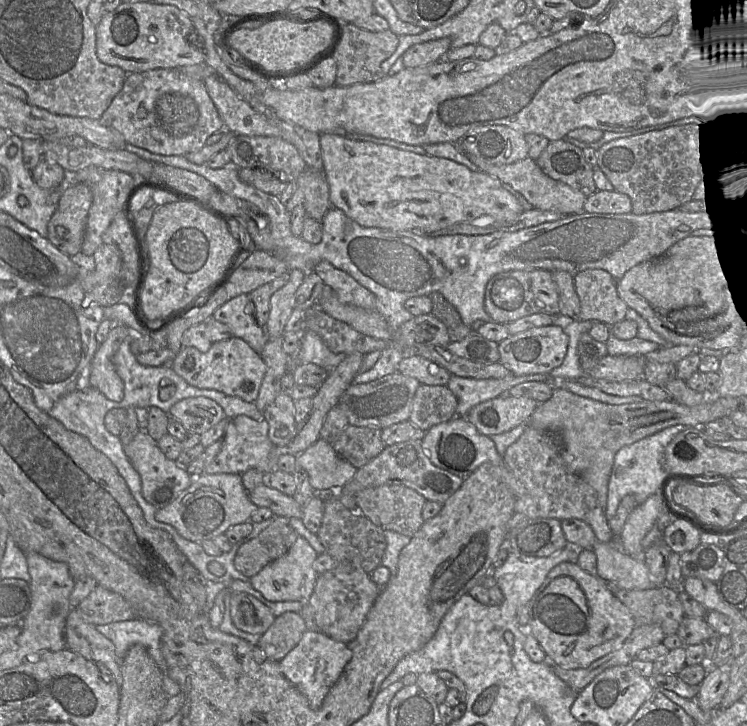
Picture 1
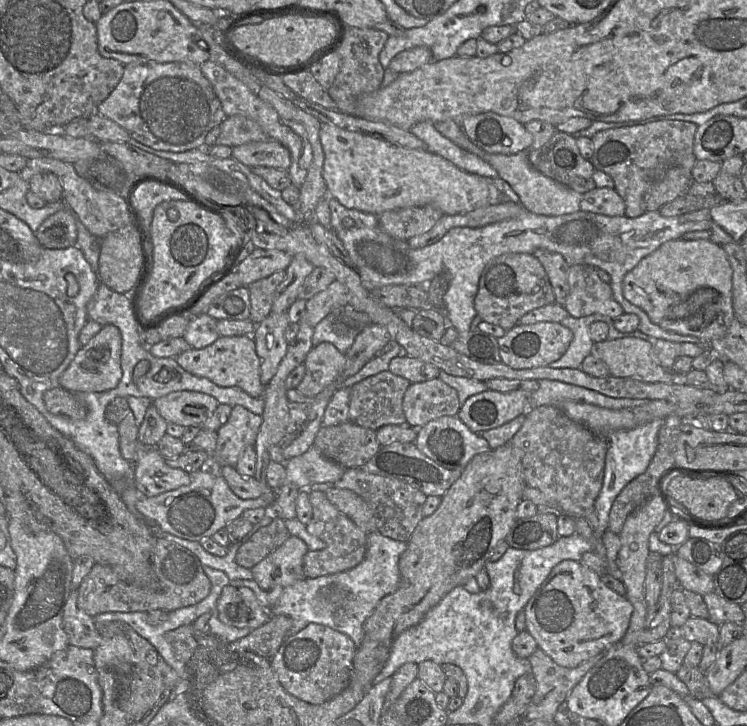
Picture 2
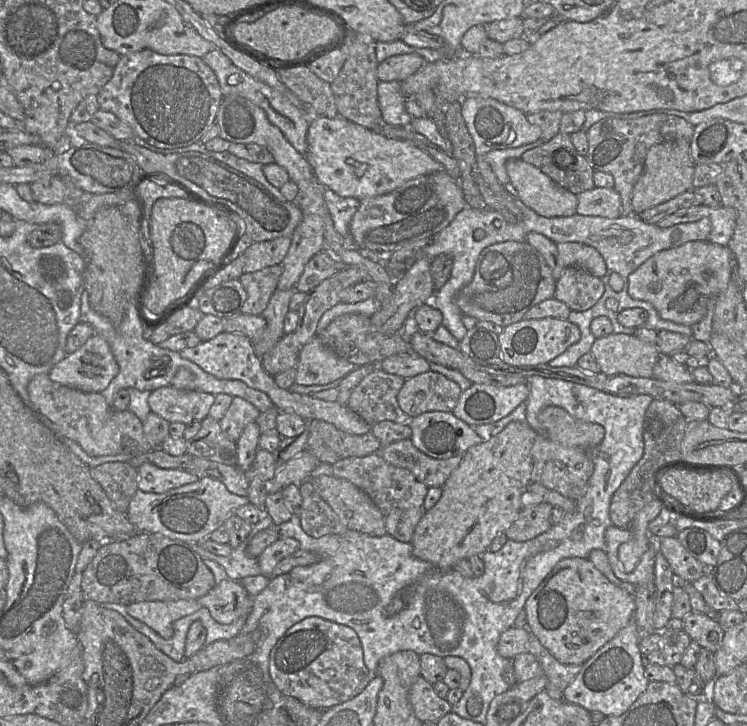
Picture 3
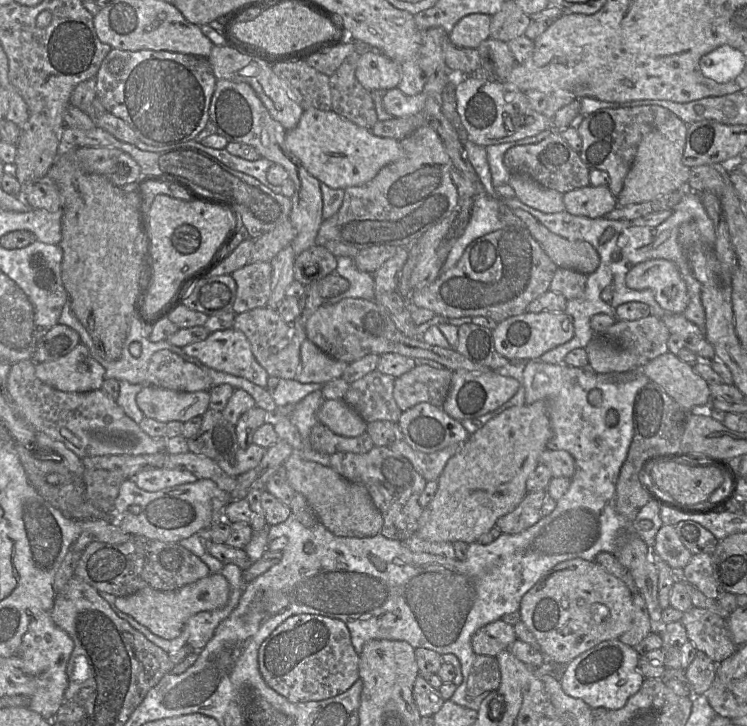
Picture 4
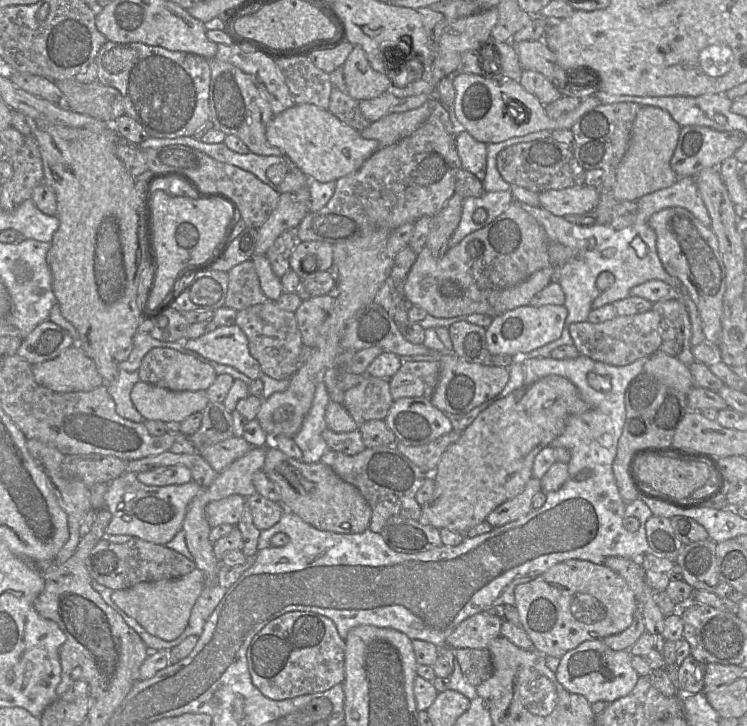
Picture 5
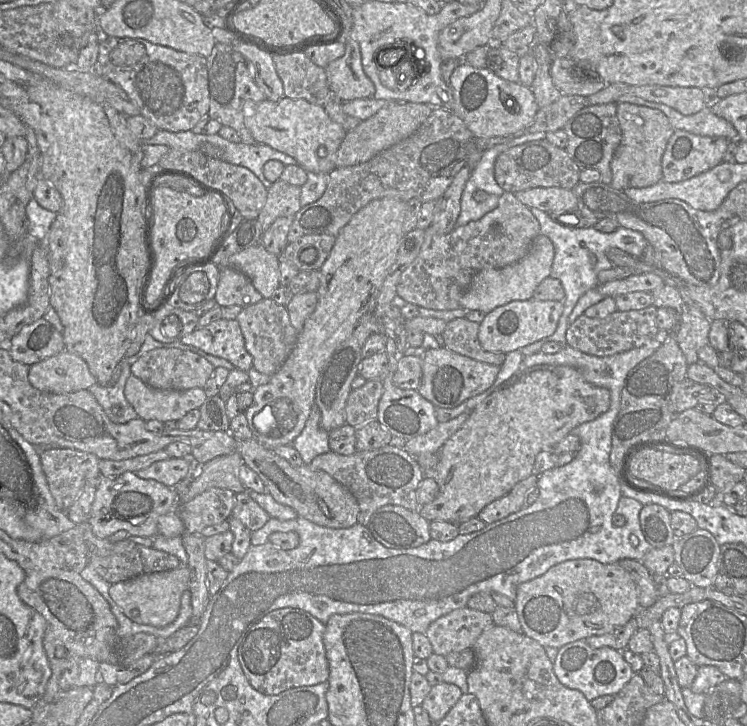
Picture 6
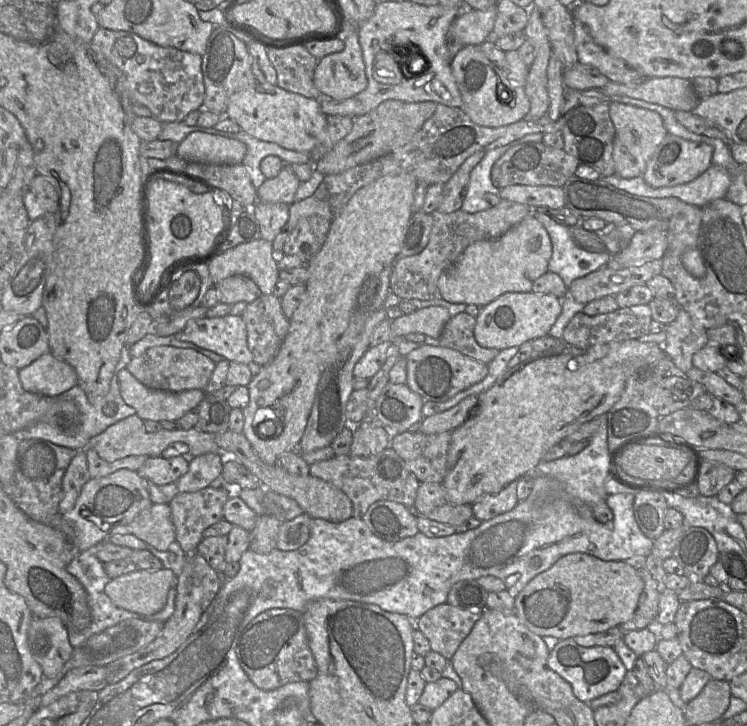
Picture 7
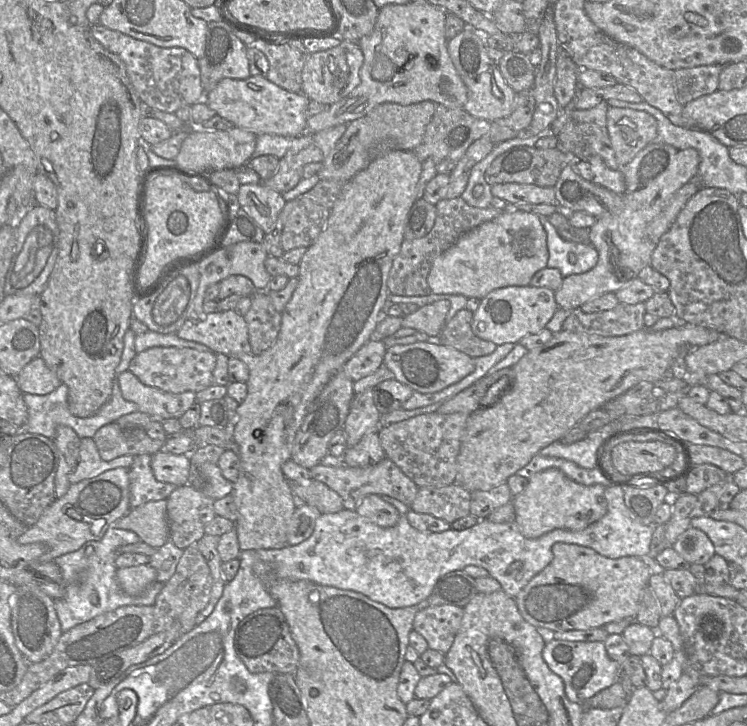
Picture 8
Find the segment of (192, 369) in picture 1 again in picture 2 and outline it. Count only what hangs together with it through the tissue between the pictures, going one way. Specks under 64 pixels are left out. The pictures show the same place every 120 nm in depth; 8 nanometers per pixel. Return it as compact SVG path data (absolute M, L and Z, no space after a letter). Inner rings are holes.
M251 335L220 336L202 349L190 349L178 355L177 363L188 373L207 378L220 387L239 387L254 398L263 398L265 386L260 380L260 359Z

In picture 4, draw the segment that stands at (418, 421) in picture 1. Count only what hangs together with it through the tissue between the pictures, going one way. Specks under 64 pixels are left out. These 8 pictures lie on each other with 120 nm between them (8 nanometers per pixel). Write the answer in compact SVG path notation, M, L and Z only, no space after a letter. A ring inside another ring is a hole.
M425 364L395 378L393 398L401 411L422 403L442 407L452 383L452 371Z

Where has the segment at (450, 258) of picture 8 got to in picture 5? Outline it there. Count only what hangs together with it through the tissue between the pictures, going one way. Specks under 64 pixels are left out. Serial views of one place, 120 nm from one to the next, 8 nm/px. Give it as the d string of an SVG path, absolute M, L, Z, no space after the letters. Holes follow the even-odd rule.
M555 266L543 268L516 286L494 291L489 303L499 315L521 306L529 305L531 299L552 282Z

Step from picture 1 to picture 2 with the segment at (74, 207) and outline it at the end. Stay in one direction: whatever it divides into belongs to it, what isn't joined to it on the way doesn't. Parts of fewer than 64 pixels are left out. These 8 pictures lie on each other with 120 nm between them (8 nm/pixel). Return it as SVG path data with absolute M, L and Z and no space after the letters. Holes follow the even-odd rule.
M67 207L48 217L35 232L39 244L48 249L65 249L77 241L76 216Z

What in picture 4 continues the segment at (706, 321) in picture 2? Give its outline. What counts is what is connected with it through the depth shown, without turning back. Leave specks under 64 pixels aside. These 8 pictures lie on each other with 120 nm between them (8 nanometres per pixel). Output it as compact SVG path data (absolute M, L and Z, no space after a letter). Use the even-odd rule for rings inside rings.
M651 259L633 266L626 274L626 284L633 290L650 289L655 300L668 312L683 314L689 303L687 286L677 265L666 259Z

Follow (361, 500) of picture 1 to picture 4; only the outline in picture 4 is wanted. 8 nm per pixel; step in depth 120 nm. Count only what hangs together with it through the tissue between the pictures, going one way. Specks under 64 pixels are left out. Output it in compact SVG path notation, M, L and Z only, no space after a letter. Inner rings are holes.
M375 446L364 454L351 452L331 454L330 467L346 480L367 489L374 505L383 517L384 522L380 534L392 540L404 541L416 533L423 512L419 497L427 481L406 457L389 447Z

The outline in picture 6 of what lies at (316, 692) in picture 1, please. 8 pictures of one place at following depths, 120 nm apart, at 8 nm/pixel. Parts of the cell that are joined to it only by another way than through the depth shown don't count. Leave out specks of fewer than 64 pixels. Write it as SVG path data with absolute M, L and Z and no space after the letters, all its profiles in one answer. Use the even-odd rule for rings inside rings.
M281 608L254 624L238 647L242 670L251 686L265 695L328 681L329 663L323 642L325 623L299 608Z

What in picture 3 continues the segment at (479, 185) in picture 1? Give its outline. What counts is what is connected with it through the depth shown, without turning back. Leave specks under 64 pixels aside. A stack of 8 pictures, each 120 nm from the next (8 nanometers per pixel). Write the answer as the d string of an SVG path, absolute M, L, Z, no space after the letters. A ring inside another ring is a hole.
M339 114L333 119L311 118L305 158L327 189L340 197L358 200L387 194L408 180L445 170L442 164L412 143L387 138Z

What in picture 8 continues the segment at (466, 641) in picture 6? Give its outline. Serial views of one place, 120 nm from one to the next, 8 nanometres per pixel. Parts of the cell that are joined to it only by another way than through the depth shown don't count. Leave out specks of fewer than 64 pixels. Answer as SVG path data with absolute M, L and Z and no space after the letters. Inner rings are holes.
M435 605L421 608L414 617L413 630L420 634L428 647L446 654L451 648L455 636L461 626L464 609L456 605Z

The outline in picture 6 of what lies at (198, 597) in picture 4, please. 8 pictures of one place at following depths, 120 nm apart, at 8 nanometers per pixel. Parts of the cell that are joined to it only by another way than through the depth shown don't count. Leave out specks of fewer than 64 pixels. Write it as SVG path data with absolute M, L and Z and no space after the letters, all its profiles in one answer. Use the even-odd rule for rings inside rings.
M187 567L147 573L126 581L111 584L110 597L121 611L138 624L164 627L173 622L180 610L181 597L189 588L190 571Z

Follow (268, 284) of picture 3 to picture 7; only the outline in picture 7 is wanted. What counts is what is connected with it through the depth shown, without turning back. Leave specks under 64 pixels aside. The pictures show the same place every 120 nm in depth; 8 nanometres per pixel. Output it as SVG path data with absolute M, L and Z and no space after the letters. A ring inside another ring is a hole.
M233 275L214 284L221 303L233 305L237 302L250 303L262 295L258 286L246 276Z

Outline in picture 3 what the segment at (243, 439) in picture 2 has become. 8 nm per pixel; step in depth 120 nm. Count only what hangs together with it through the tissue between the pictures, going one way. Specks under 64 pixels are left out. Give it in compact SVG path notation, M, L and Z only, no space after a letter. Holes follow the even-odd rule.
M233 397L231 405L219 423L226 437L237 444L245 426L255 422L260 414L253 404L241 397Z

